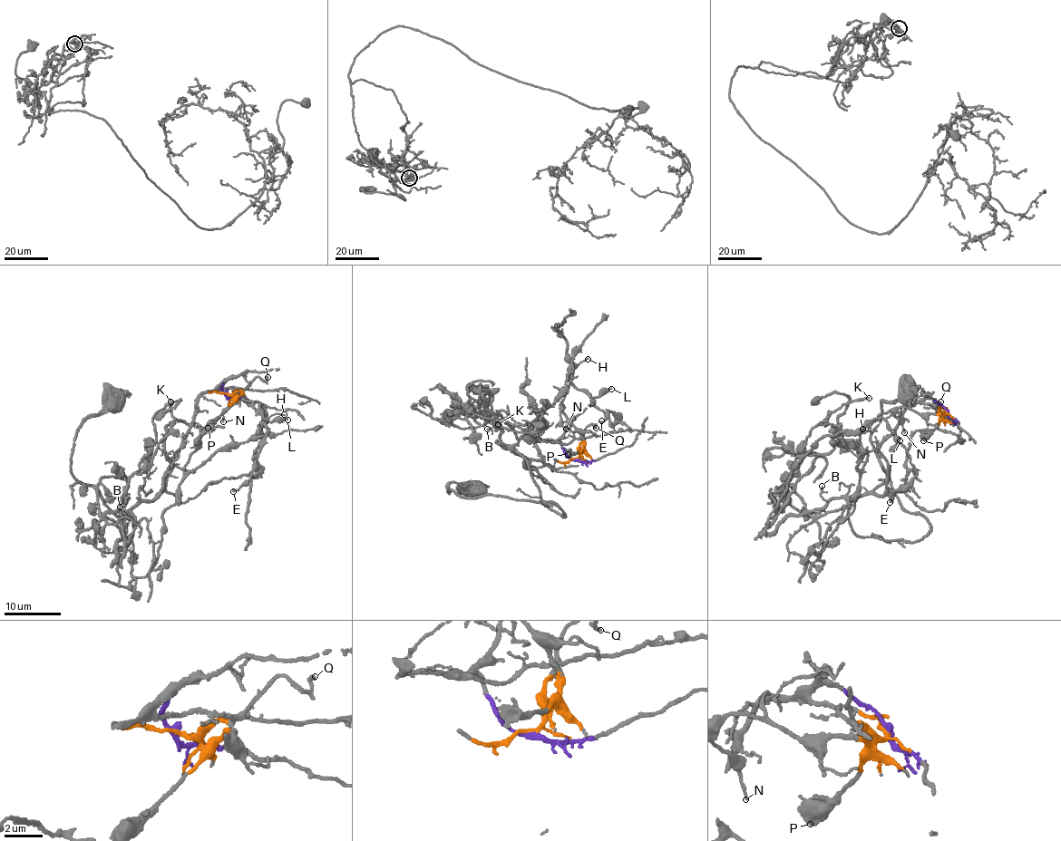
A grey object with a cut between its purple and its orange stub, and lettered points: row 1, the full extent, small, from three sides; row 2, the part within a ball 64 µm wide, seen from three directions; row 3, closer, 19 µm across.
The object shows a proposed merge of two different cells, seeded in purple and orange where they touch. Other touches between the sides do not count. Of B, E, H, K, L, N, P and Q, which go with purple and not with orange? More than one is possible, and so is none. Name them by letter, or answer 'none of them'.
B, K

